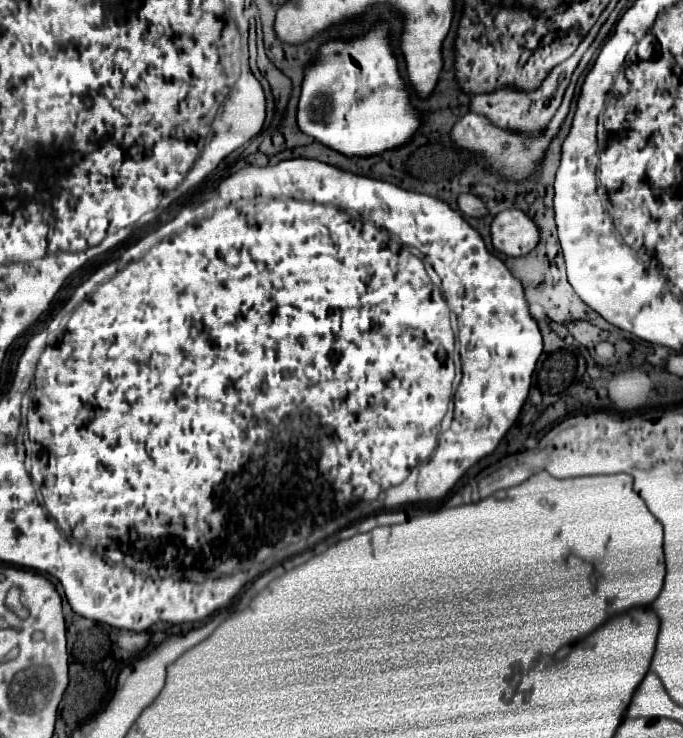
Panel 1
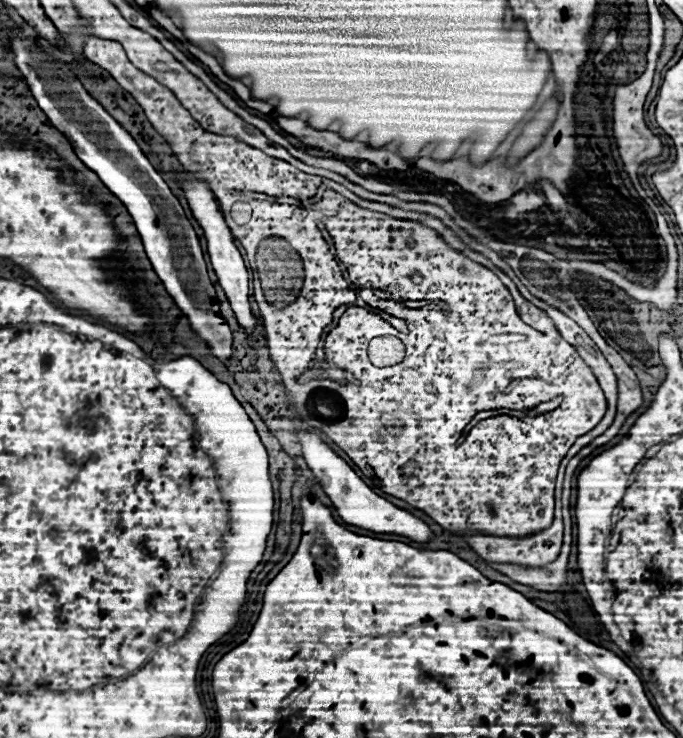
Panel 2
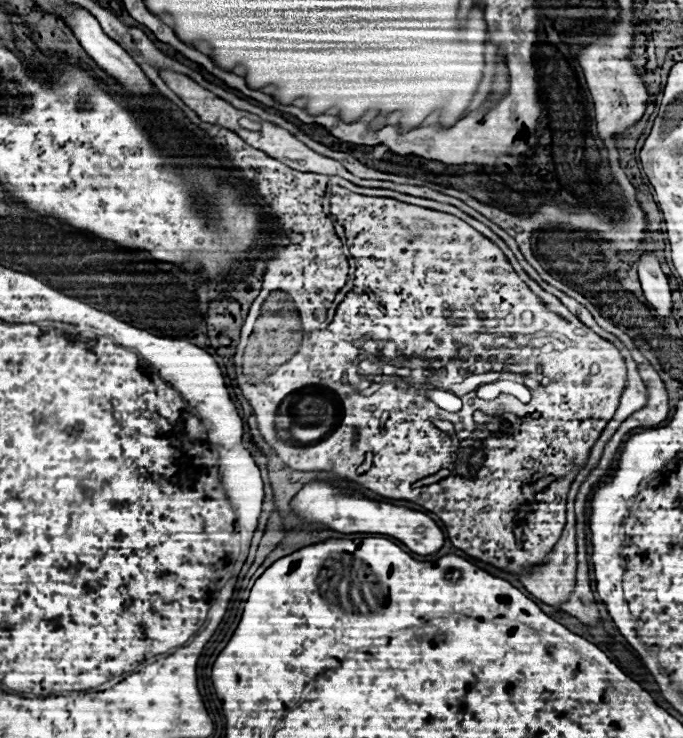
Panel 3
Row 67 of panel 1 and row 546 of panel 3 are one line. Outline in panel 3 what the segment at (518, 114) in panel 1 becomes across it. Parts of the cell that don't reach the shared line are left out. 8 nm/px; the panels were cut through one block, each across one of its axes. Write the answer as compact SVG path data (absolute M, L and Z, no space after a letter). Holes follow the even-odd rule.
M568 516L562 540L558 542L558 548L550 554L548 564L542 564L542 568L536 568L532 574L520 576L526 590L542 600L548 606L560 608L564 602L568 602L570 594L576 586L576 518Z

